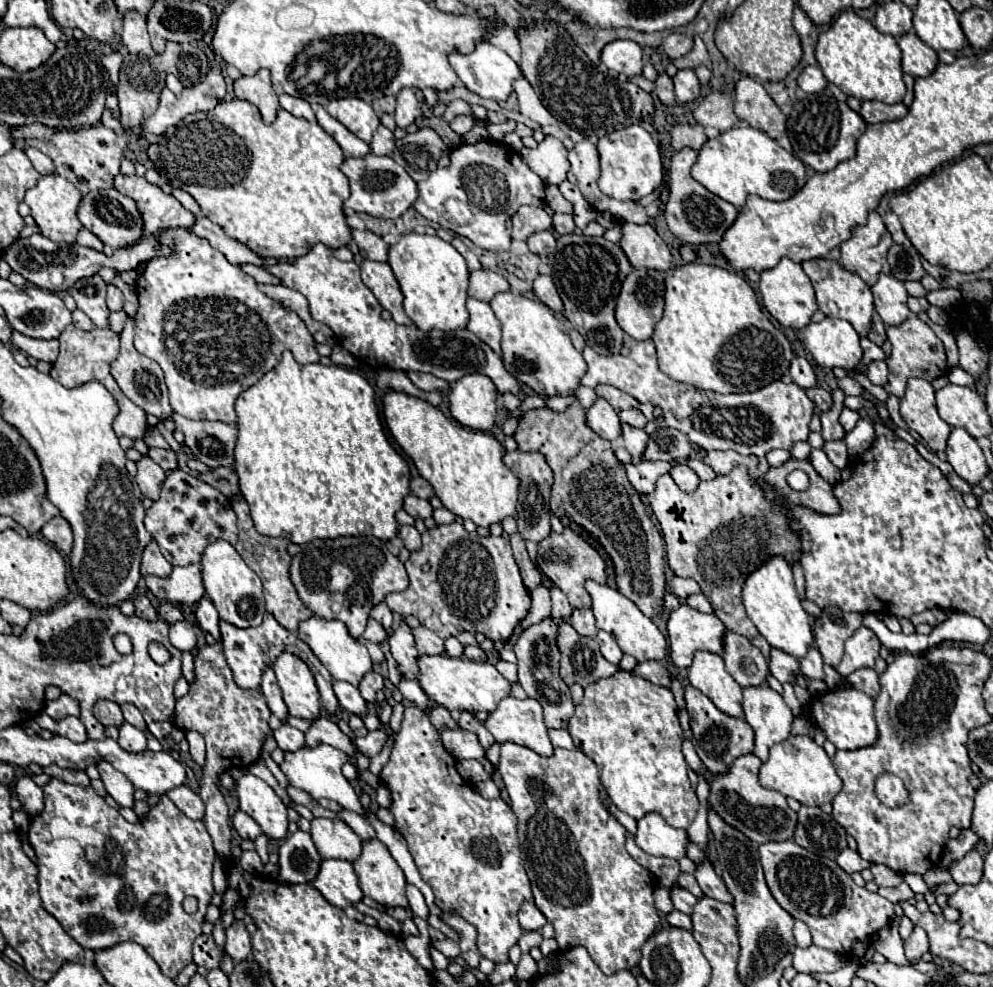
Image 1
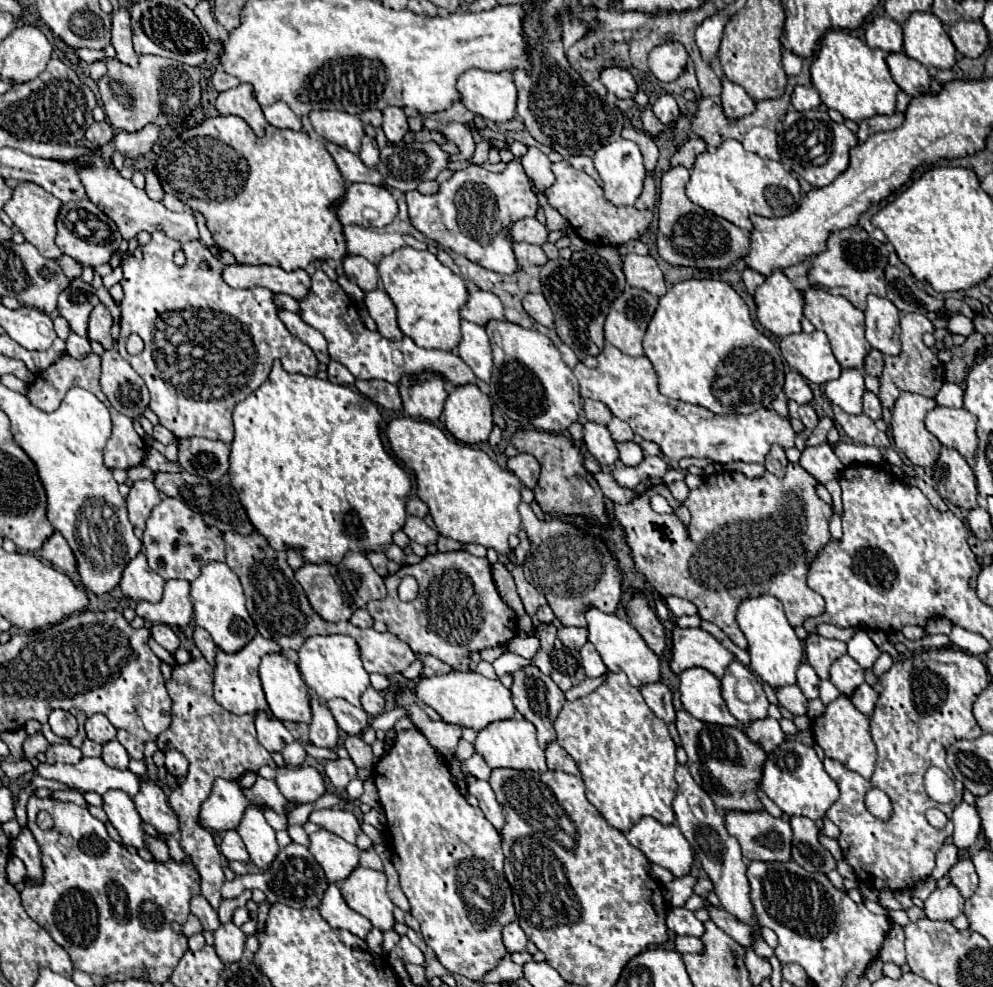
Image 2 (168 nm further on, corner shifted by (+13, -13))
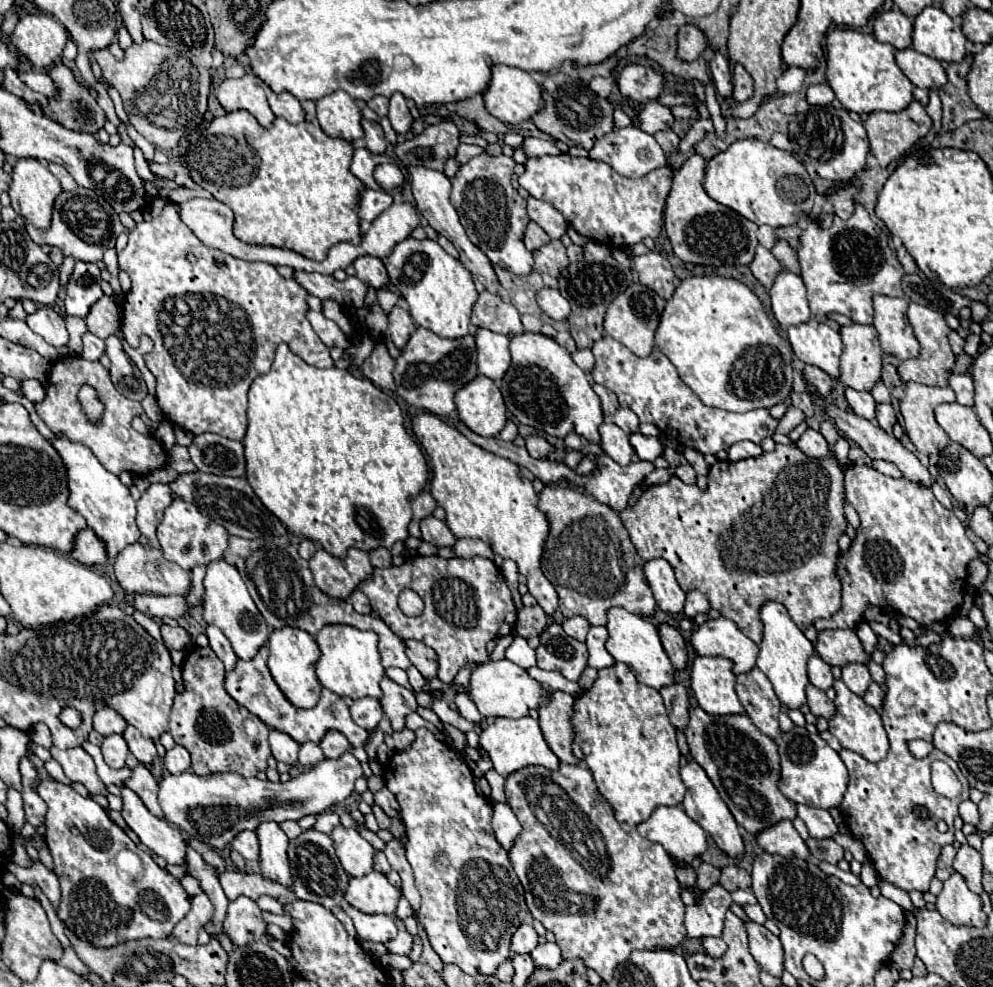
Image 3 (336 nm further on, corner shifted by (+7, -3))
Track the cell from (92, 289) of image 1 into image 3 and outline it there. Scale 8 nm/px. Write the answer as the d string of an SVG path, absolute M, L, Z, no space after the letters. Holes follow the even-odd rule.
M75 262L75 270L65 288L67 314L85 318L91 304L103 296L99 282L101 282L101 270L97 268L97 264Z

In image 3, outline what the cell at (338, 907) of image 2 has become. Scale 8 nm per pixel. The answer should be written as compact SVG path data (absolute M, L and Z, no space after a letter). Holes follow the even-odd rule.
M345 906L345 912L349 914L362 939L384 944L397 936L397 927L392 917L384 914L368 915L355 910L353 906Z

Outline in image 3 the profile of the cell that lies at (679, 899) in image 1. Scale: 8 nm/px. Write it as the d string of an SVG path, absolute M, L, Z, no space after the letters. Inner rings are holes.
M713 886L707 892L707 902L703 902L703 910L695 910L695 904L685 912L687 938L705 938L705 936L721 936L725 912L731 906L731 896L723 886Z

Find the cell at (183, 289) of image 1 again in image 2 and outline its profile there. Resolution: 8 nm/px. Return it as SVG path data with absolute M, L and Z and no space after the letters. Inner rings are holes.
M153 232L151 234L151 240L143 246L143 258L141 260L135 260L131 254L127 258L127 262L123 264L123 280L121 280L121 286L123 286L123 292L125 292L125 298L121 300L121 336L117 340L119 344L119 354L131 364L131 368L145 380L149 392L151 392L151 404L149 408L157 414L159 422L171 430L177 438L181 436L203 436L203 438L211 438L211 440L221 440L221 442L231 442L233 440L233 422L231 422L231 412L235 408L235 404L239 404L241 400L245 400L253 390L257 390L269 376L271 372L271 364L273 360L281 360L283 368L287 372L297 372L297 374L303 374L303 376L315 376L317 374L317 358L313 354L313 350L303 344L301 340L297 340L287 328L285 324L281 324L281 320L277 320L277 306L273 302L273 292L269 292L267 288L251 288L251 290L235 290L231 286L227 286L223 280L221 280L221 260L217 260L215 256L211 256L211 252L207 250L207 246L203 246L199 240L193 240L193 242L177 242L169 236L165 236L163 232ZM177 250L183 250L185 252L185 266L177 266L173 262L173 256ZM201 262L207 262L207 268L201 268ZM129 334L139 334L145 342L145 350L137 356L131 356L127 350L125 350L125 342L129 338ZM233 350L233 352L231 352ZM231 390L231 392L229 392Z

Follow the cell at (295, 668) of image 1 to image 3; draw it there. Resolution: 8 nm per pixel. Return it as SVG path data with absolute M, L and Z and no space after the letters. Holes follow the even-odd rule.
M283 626L281 630L273 630L269 636L269 670L273 674L273 680L277 682L277 686L283 690L283 694L299 708L311 708L317 704L319 694L321 694L321 682L315 674L315 664L321 656L319 652L319 644L317 640L301 630L301 628L291 628L291 626Z

